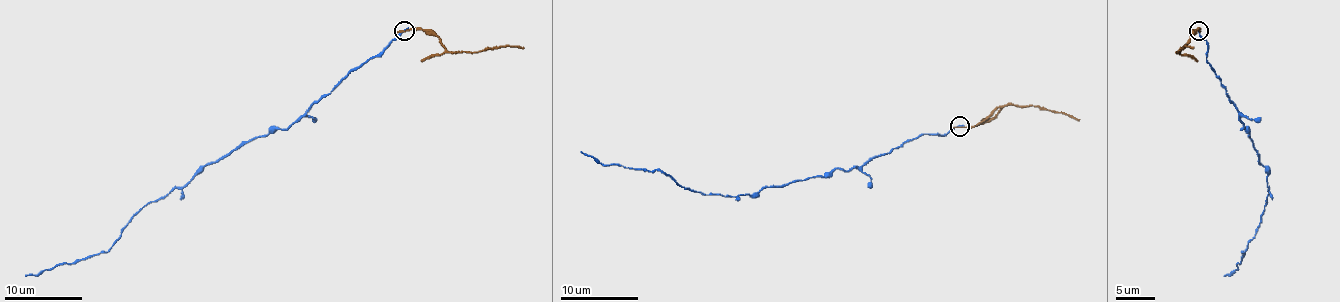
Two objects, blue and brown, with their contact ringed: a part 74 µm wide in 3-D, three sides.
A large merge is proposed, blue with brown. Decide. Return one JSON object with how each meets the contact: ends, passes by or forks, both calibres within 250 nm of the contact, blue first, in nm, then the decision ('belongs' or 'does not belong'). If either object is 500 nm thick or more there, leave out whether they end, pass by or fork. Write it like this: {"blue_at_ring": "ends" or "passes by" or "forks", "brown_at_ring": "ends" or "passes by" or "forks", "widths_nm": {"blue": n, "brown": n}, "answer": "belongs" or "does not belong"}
{"blue_at_ring": "ends", "brown_at_ring": "ends", "widths_nm": {"blue": 190, "brown": 150}, "answer": "does not belong"}

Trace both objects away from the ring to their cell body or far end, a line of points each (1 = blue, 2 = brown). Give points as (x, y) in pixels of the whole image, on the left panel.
1: (404, 30), (286, 128), (241, 142), (206, 163), (183, 186), (175, 186), (146, 204), (106, 252), (25, 275)
2: (404, 30), (433, 32), (450, 51), (483, 51), (510, 45), (523, 49)

